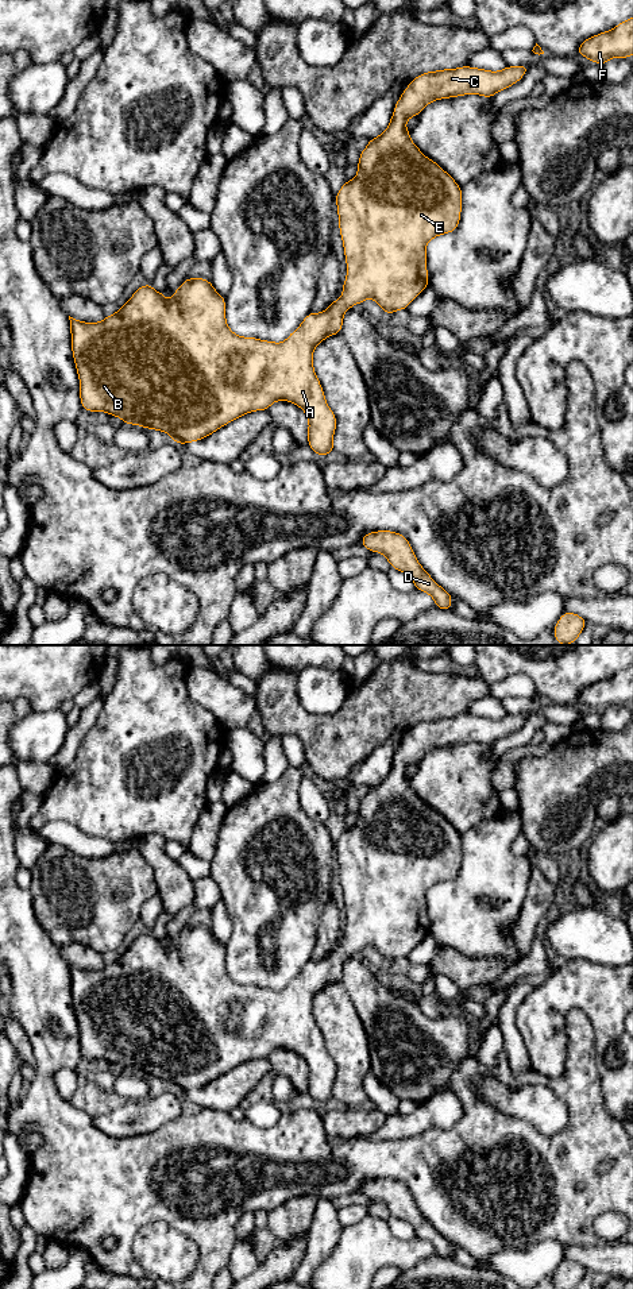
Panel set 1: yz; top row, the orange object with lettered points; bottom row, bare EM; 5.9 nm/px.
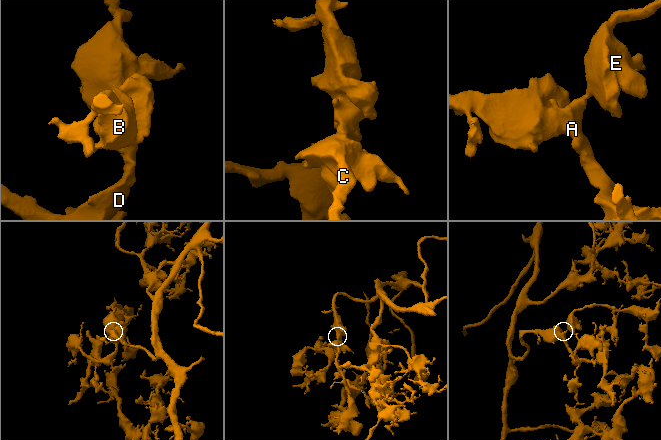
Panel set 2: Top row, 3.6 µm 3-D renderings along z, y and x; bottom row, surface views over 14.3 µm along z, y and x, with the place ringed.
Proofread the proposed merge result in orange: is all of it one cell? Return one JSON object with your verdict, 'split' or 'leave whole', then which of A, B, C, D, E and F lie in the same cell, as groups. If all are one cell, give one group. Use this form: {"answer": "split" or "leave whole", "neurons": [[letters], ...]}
{"answer": "leave whole", "neurons": [["A", "B", "C", "D", "E", "F"]]}

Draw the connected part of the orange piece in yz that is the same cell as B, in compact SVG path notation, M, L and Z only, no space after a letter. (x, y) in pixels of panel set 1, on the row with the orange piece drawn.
M528 65L518 66L507 66L499 72L491 72L486 69L478 69L471 66L462 66L458 69L443 69L437 72L426 72L417 76L410 84L406 86L401 97L398 99L393 116L390 119L389 127L377 138L368 139L368 144L364 150L362 150L359 162L358 162L358 174L354 180L346 181L344 185L337 192L335 201L337 205L339 215L339 229L341 235L341 242L344 247L346 263L347 263L347 277L343 283L343 293L340 298L336 298L324 312L314 313L310 312L301 323L301 325L293 331L286 340L282 343L274 343L269 340L260 340L256 337L243 337L233 333L225 320L225 297L220 296L211 281L207 281L201 277L197 278L186 278L181 286L174 292L171 300L167 302L165 298L165 292L155 292L150 283L146 283L136 289L132 297L113 314L105 316L103 321L99 323L85 323L76 320L69 316L70 320L70 335L72 335L72 352L74 358L74 364L77 367L77 375L80 379L80 400L82 409L88 412L105 412L109 416L116 416L123 420L124 424L139 425L147 429L155 429L165 433L169 433L173 441L177 444L188 444L190 441L198 441L217 429L223 428L228 422L256 410L269 410L273 402L275 401L287 401L296 404L301 408L309 422L308 428L308 445L316 452L316 455L324 456L327 454L333 454L333 435L336 431L336 416L327 405L325 394L321 387L321 383L313 368L313 351L314 348L327 337L332 335L337 335L341 332L343 317L344 313L354 305L362 304L367 298L373 298L389 316L401 309L408 309L410 302L420 296L424 289L429 285L429 278L426 275L426 244L436 236L449 234L456 231L460 213L462 213L462 186L456 184L456 181L443 170L435 161L426 158L421 150L412 142L410 132L406 130L406 120L417 116L421 111L432 101L441 99L451 99L466 94L479 94L483 97L493 97L495 93L514 85L518 82L525 73L528 72Z

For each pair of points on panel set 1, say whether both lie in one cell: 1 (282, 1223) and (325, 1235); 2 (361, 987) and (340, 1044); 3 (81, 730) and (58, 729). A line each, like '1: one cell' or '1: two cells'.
1: two cells
2: two cells
3: two cells

